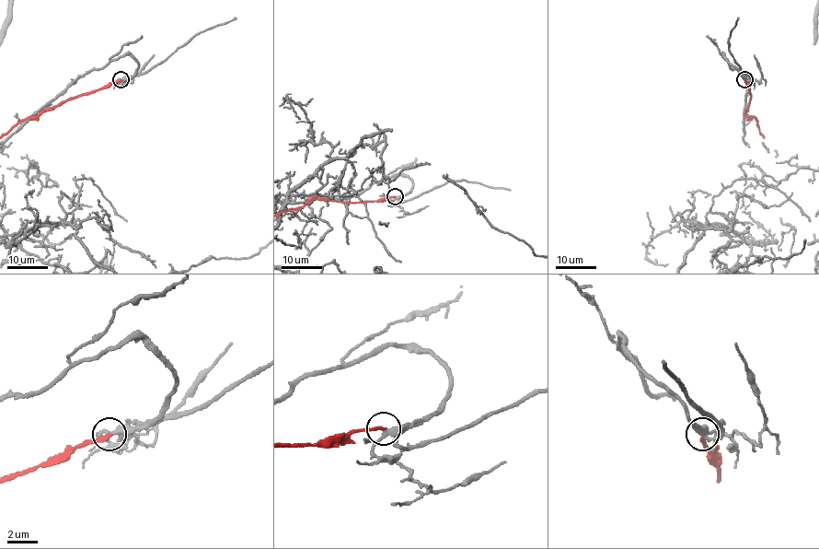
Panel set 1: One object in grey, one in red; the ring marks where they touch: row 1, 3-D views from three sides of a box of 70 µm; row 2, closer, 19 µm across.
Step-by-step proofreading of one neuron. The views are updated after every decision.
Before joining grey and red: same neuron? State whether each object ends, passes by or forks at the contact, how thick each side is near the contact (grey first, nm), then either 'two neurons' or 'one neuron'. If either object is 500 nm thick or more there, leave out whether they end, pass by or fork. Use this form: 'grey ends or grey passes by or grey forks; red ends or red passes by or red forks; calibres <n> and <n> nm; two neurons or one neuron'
grey forks; red ends; calibres 240 and 200 nm; two neurons

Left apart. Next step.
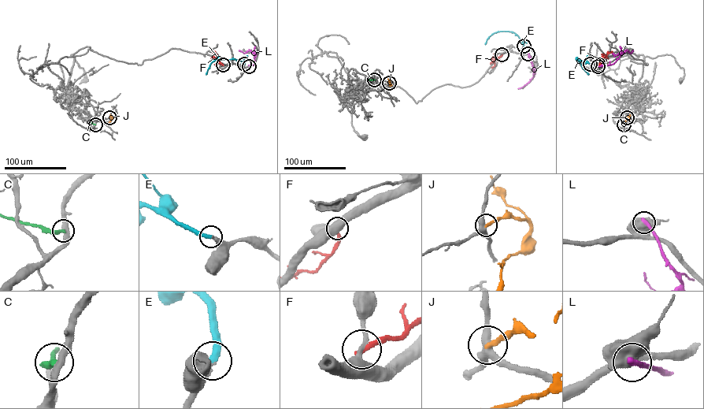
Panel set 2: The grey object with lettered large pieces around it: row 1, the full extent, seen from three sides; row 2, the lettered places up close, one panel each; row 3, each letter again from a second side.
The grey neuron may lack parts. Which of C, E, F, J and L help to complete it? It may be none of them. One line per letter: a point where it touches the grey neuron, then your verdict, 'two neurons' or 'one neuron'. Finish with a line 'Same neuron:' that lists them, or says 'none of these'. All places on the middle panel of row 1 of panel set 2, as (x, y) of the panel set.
C: meets grey at (374, 79); two neurons
E: meets grey at (524, 46); one neuron
F: meets grey at (502, 54); two neurons
J: meets grey at (389, 83); two neurons
L: meets grey at (528, 53); two neurons
Same neuron: E

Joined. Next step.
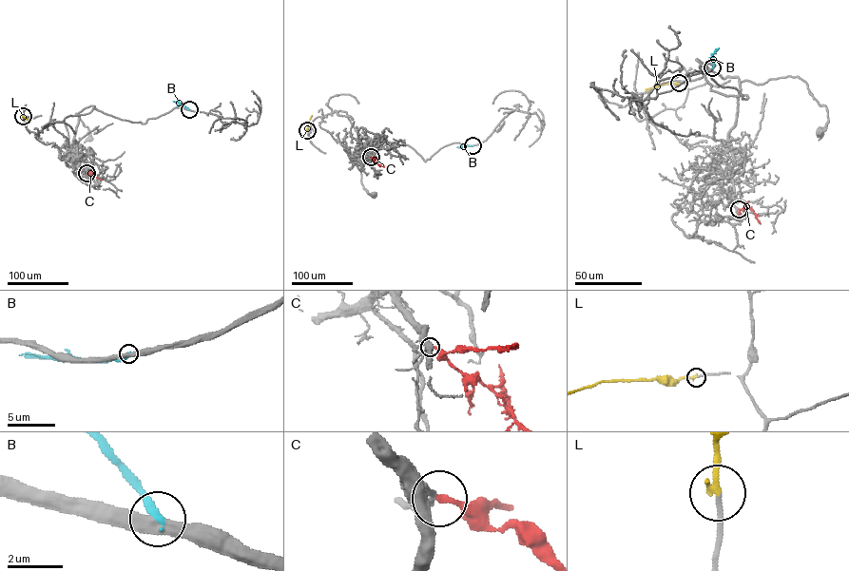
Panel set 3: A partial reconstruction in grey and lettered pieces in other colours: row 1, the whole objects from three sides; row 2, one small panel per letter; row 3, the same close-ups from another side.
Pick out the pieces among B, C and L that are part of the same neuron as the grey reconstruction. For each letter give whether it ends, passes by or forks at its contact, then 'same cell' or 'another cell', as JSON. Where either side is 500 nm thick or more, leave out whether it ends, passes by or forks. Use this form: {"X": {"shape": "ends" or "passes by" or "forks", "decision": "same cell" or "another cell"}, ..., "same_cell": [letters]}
{"B": {"shape": "ends", "decision": "another cell"}, "C": {"shape": "ends", "decision": "another cell"}, "L": {"shape": "ends", "decision": "same cell"}, "same_cell": ["L"]}

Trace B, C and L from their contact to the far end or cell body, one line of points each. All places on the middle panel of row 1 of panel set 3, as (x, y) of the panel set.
B: (472, 145), (456, 147)
C: (371, 157), (385, 167)
L: (307, 130), (312, 115)

